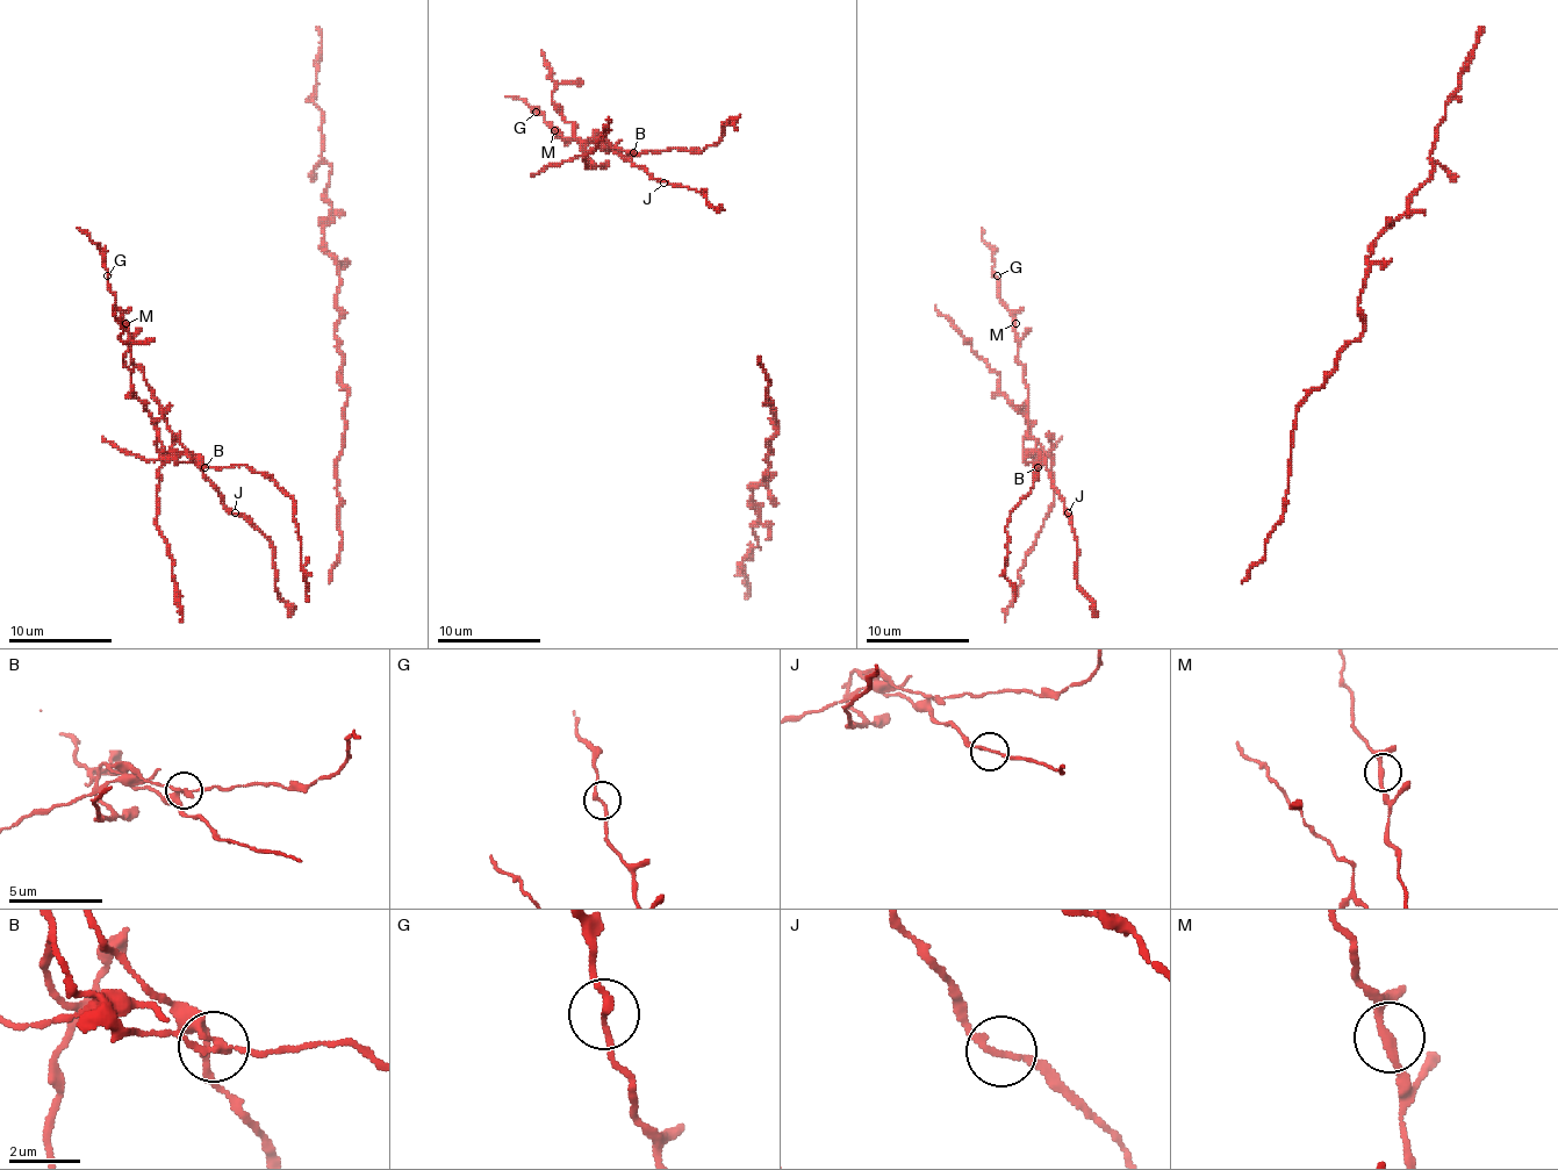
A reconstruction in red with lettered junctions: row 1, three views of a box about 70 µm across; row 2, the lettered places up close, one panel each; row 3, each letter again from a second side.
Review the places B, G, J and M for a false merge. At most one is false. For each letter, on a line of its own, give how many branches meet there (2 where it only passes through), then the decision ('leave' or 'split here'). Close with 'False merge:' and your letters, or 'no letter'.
B: 3 branches meet; split here
G: 2 branches meet; leave
J: 2 branches meet; leave
M: 3 branches meet; leave
False merge: B

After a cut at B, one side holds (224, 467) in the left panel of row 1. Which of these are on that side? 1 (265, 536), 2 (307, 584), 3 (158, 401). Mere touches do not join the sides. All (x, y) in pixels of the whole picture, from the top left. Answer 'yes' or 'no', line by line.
1: no
2: yes
3: no

